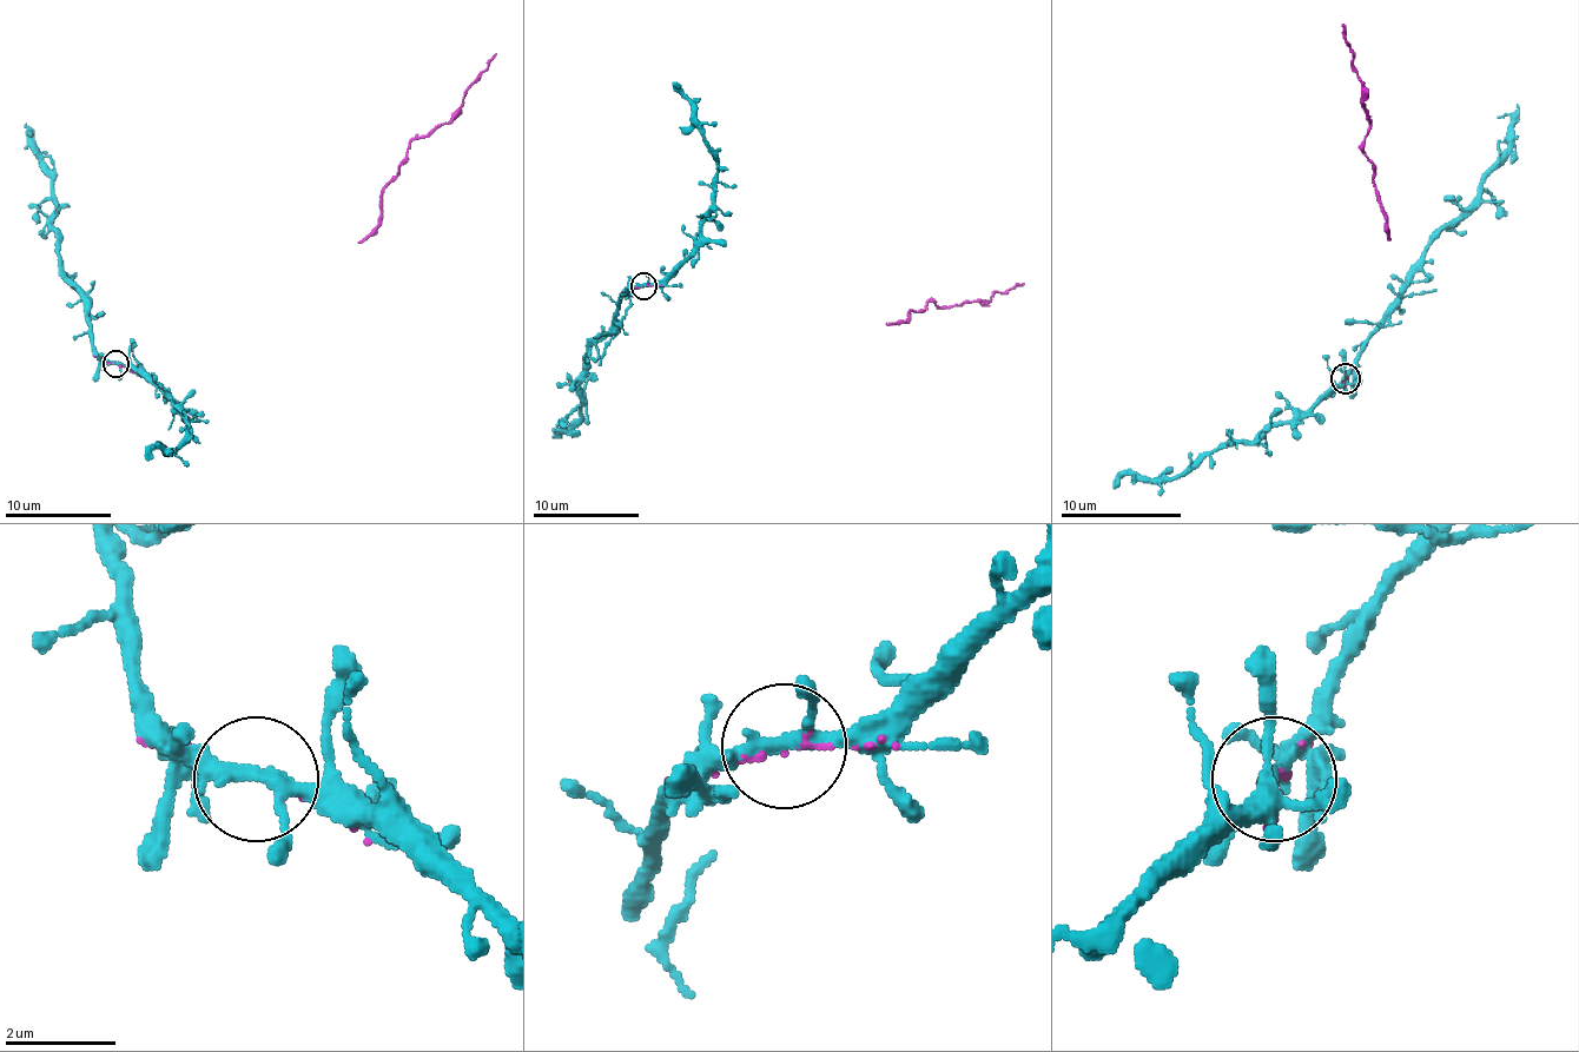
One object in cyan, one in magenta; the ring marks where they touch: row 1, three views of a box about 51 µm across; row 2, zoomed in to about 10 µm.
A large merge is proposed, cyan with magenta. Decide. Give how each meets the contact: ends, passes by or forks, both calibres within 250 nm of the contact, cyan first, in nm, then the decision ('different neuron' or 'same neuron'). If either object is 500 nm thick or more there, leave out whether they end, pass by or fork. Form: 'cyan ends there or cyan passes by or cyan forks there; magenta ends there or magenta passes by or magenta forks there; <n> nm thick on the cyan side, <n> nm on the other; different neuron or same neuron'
cyan forks there; magenta ends there; 240 nm thick on the cyan side, 100 nm on the other; same neuron

